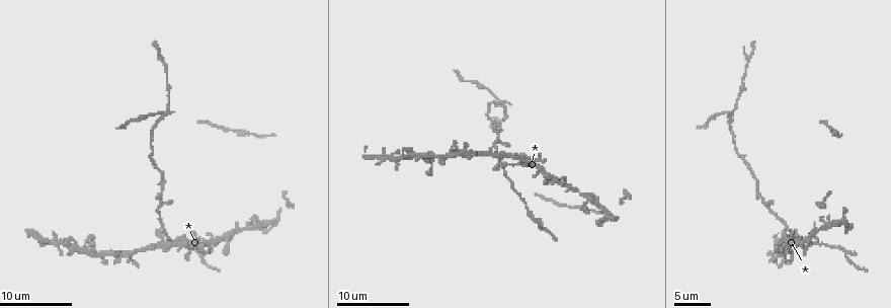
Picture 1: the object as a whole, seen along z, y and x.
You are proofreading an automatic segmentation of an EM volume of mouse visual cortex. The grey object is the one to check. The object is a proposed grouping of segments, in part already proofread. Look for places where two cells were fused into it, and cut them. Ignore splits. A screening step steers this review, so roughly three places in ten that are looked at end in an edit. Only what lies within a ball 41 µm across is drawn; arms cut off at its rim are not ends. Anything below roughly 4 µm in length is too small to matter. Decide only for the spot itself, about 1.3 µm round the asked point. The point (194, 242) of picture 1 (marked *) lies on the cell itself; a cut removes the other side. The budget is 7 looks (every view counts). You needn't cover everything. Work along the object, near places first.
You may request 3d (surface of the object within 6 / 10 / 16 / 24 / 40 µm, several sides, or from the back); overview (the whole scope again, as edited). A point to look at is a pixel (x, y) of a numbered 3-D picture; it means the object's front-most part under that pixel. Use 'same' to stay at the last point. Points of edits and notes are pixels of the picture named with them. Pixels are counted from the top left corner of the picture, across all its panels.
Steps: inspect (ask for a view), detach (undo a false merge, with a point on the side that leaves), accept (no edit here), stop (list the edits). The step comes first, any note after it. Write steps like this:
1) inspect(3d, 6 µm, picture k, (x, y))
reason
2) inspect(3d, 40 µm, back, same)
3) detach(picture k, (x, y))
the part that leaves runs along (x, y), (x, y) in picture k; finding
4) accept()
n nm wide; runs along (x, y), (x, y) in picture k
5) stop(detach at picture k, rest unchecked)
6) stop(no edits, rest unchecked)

inspect(3d, 10 µm, picture 1, (202, 257))
two arms in line, one across

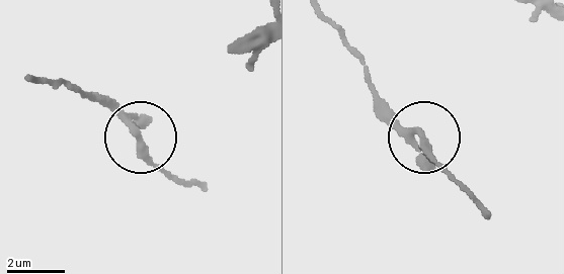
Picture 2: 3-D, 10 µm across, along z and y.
accept()
3 arms; runs along (317, 14), (360, 65), (382, 108), (423, 138), (460, 185) in picture 2; all the same cell

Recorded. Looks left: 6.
inspect(3d, 16 µm, picture 1, (163, 232))
two arms in line, one across

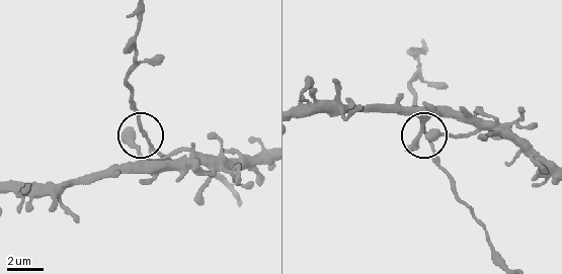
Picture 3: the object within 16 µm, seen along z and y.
accept()
130 nm wide; runs along (499, 135), (422, 130), (440, 165) in picture 3; all the same cell

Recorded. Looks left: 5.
inspect(3d, 10 µm, picture 1, (762, 200))
a narrow waist

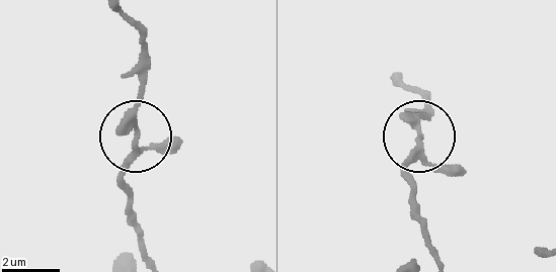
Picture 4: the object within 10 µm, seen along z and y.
accept()
3 arms; continuous, no second cell

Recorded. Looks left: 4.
inspect(3d, 16 µm, picture 1, (504, 104))
a fork

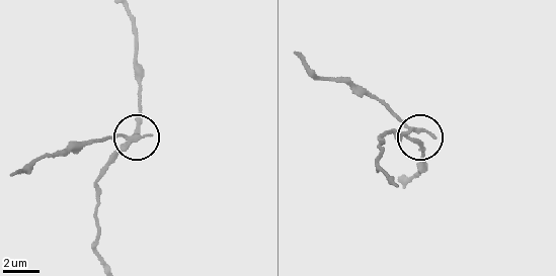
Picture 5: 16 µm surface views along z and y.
inspect(3d, 6 µm, picture 5, (416, 138))

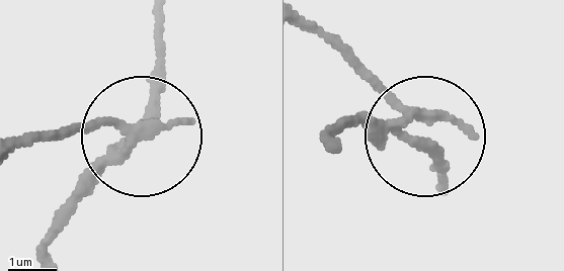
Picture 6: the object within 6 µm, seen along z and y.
detach(picture 6, (176, 121))
3 arms; a second cell is stuck on

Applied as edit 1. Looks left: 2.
stop(detach at picture 6, rest unchecked)

